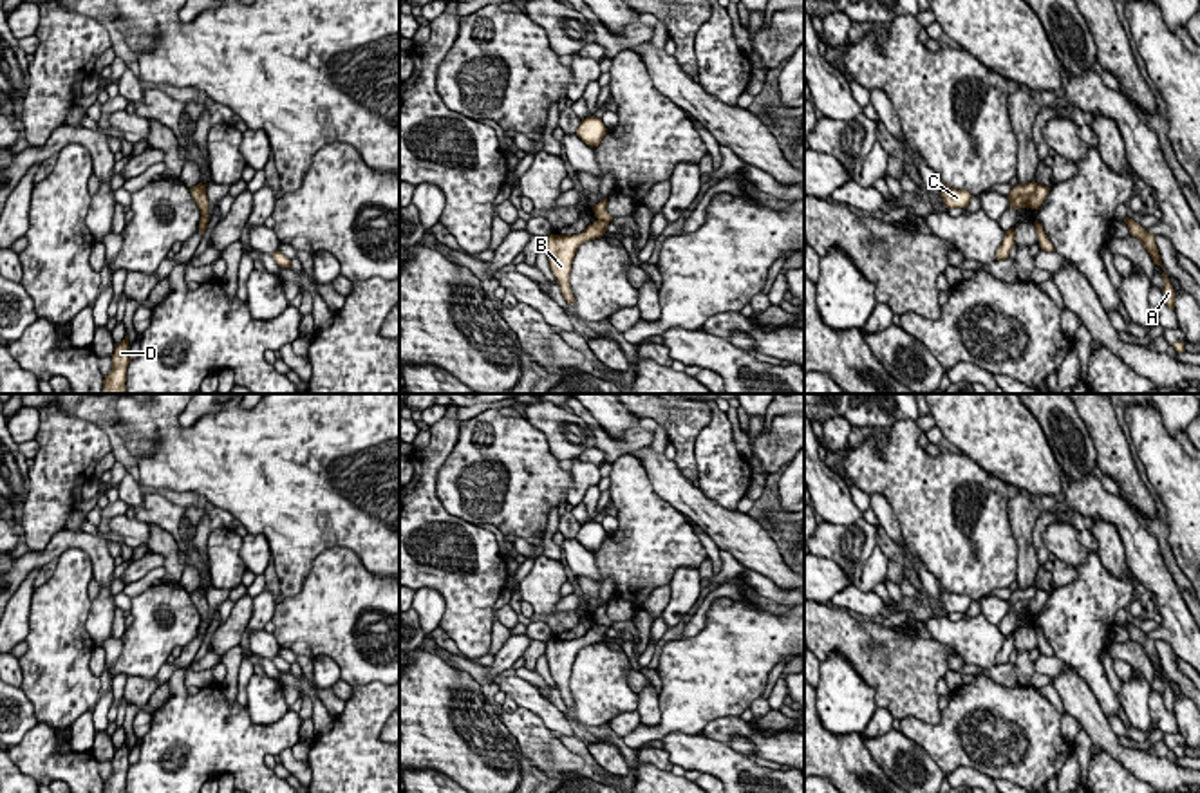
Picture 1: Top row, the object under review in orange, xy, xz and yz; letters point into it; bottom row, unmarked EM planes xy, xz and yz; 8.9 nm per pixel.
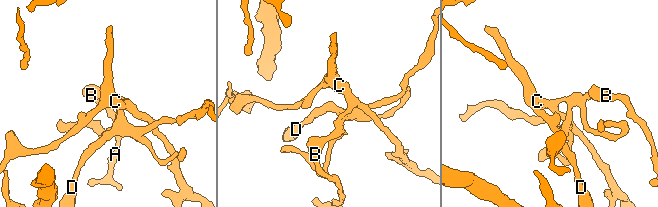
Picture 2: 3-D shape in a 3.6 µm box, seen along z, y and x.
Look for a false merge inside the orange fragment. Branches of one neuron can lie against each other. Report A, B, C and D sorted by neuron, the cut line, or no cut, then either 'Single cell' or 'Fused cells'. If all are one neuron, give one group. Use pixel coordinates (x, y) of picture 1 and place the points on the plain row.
Groups: A B D / C. Split along yz (1038, 589), (1031, 598), (1020, 598), (1011, 606). Fused cells

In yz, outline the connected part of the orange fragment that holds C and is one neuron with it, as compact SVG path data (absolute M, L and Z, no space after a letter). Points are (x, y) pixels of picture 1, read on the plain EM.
M940 587L940 594L942 594L942 602L943 602L943 607L945 607L945 612L951 614L951 612L963 612L967 614L972 600L965 594L954 594L951 591L947 591L945 587Z

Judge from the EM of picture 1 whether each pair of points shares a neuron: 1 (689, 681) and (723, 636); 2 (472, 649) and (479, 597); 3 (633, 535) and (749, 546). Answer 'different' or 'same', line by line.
1: same
2: same
3: different

